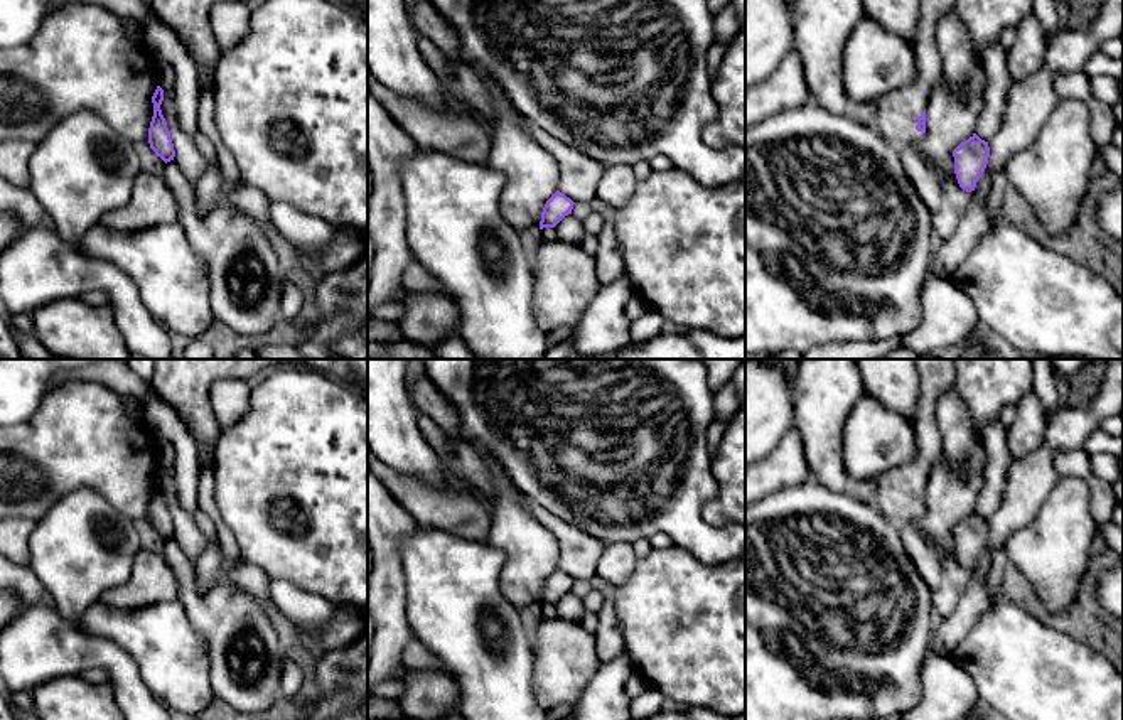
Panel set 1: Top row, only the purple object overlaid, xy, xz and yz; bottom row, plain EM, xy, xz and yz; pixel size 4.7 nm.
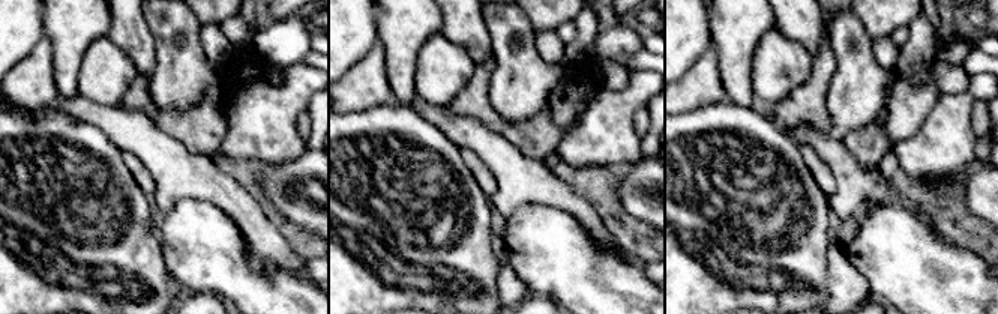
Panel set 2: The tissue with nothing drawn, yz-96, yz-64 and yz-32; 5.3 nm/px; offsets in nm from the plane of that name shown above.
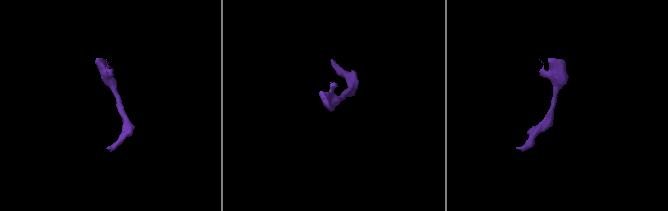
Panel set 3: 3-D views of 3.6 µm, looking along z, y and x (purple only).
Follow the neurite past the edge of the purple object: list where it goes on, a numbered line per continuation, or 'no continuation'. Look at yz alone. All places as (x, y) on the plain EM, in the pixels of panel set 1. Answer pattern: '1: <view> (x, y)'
1: yz (894, 493)

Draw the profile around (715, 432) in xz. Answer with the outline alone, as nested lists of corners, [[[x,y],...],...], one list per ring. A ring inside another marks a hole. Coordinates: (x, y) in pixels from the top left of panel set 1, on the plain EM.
[[[715,422],[708,428],[708,450],[712,459],[717,455],[718,445],[723,438],[727,427],[728,427],[728,422]]]

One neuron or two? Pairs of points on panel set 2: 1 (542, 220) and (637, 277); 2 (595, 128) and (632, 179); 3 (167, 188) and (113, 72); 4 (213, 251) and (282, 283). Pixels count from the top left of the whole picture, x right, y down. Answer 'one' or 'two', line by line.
1: one
2: two
3: two
4: one

